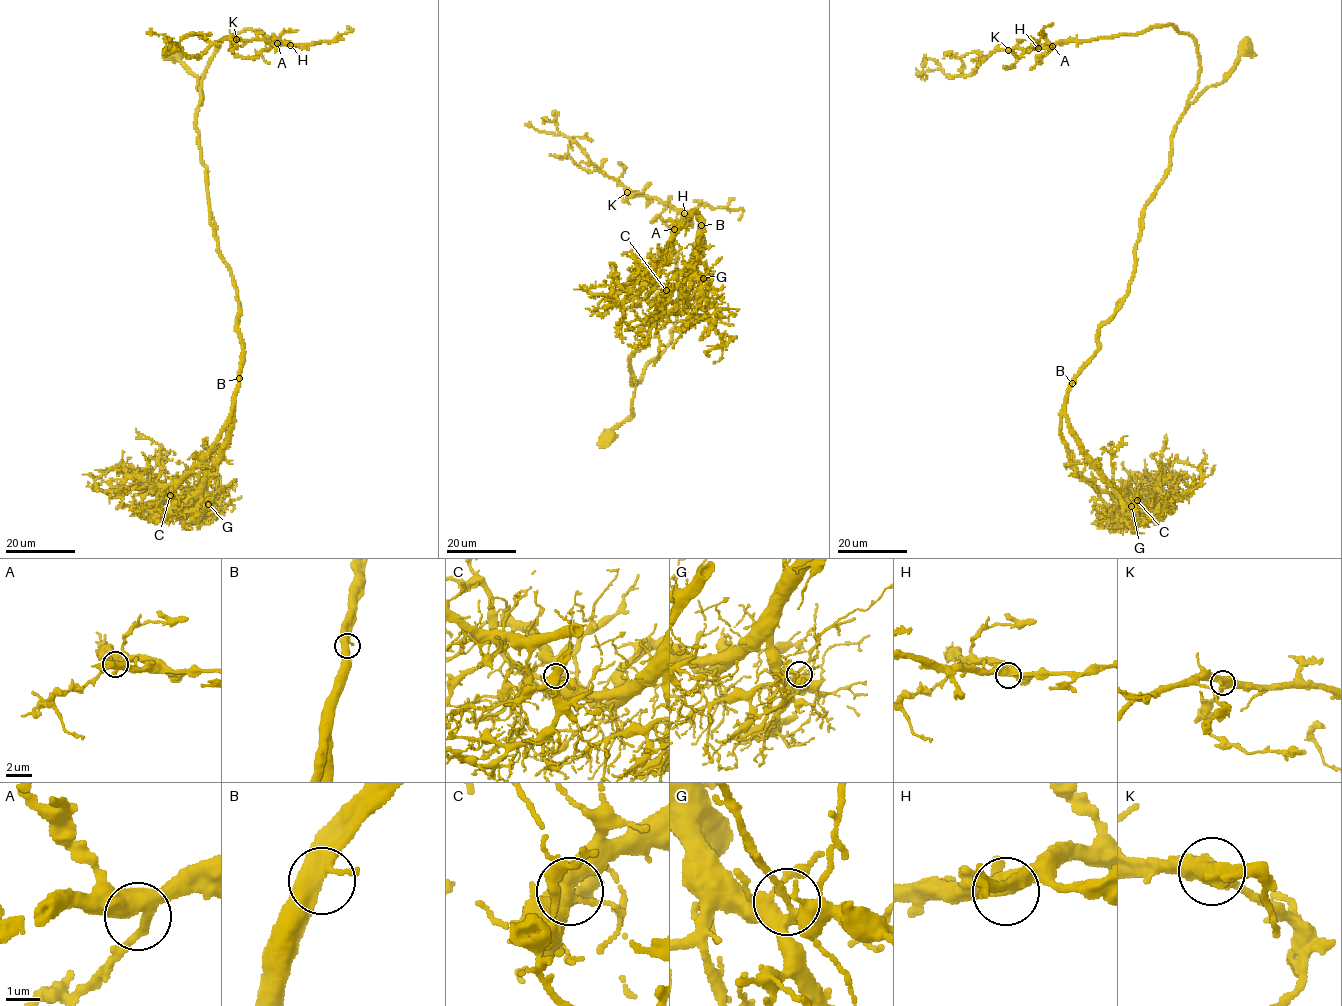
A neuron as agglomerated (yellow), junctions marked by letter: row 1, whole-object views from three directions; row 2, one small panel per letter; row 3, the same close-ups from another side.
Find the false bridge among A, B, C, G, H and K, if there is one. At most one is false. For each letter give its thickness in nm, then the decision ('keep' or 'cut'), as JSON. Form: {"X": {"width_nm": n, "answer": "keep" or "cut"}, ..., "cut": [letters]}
{"A": {"width_nm": 440, "answer": "keep"}, "B": {"width_nm": 460, "answer": "keep"}, "C": {"width_nm": 480, "answer": "keep"}, "G": {"width_nm": 260, "answer": "keep"}, "H": {"width_nm": 420, "answer": "keep"}, "K": {"width_nm": 400, "answer": "keep"}, "cut": []}

